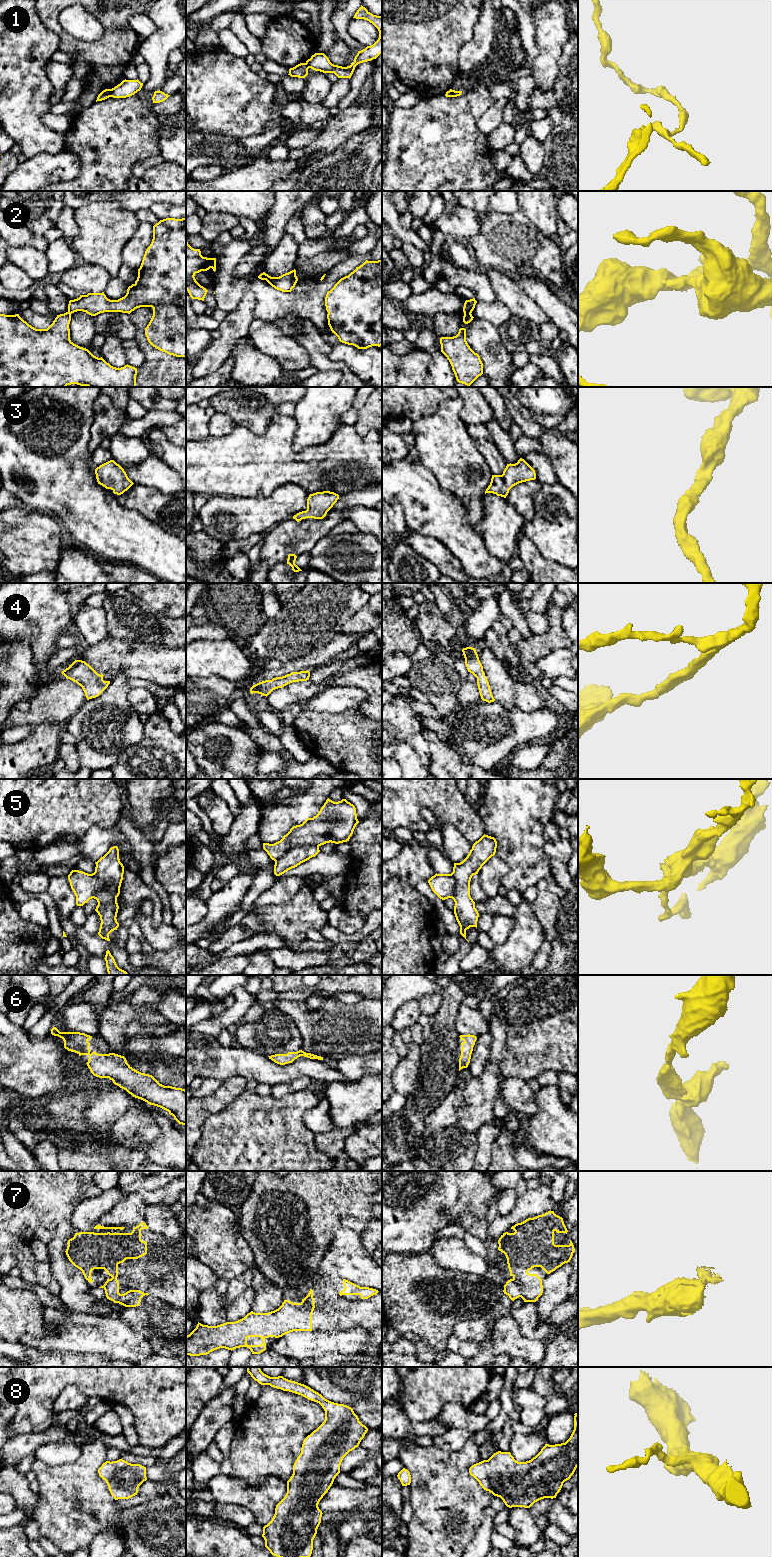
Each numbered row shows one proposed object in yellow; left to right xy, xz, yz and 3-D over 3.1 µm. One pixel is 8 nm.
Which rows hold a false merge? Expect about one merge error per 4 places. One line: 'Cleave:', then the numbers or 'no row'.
Cleave: 1, 2, 7

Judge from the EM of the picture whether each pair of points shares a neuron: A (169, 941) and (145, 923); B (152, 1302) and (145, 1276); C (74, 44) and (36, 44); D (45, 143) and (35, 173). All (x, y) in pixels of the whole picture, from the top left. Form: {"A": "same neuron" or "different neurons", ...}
{"A": "same neuron", "B": "different neurons", "C": "different neurons", "D": "different neurons"}

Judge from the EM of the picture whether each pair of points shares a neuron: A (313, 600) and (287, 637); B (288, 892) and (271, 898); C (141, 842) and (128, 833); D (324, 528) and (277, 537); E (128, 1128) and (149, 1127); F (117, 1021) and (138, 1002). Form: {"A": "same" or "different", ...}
{"A": "same", "B": "same", "C": "same", "D": "same", "E": "same", "F": "different"}

